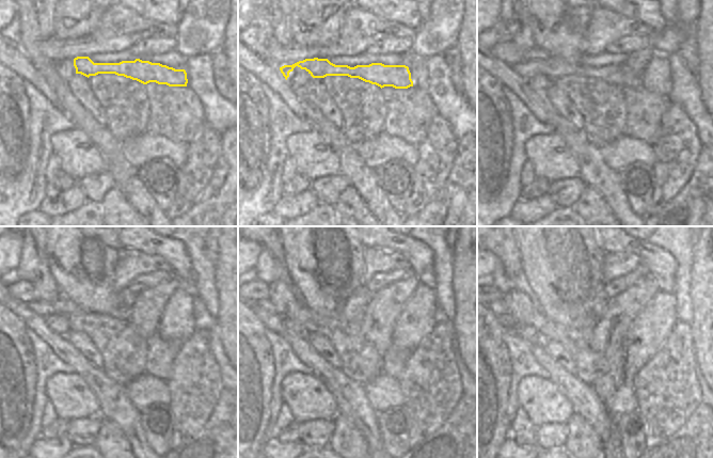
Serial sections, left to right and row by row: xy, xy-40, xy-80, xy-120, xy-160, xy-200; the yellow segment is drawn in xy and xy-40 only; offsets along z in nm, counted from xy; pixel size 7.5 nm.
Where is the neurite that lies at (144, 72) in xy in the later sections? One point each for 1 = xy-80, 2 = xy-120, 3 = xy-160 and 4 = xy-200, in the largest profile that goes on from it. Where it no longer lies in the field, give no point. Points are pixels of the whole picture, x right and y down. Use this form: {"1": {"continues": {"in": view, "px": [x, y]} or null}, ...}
{"1": {"continues": {"in": "xy-80", "px": [620, 76]}}, "2": {"continues": {"in": "xy-120", "px": [61, 305]}}, "3": {"continues": {"in": "xy-160", "px": [266, 304]}}, "4": {"continues": {"in": "xy-200", "px": [498, 308]}}}

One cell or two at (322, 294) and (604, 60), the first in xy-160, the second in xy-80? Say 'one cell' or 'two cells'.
two cells

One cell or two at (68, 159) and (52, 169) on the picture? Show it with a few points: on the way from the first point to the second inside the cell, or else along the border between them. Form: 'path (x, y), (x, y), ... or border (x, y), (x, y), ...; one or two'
border (52, 152), (58, 158), (59, 169); two

